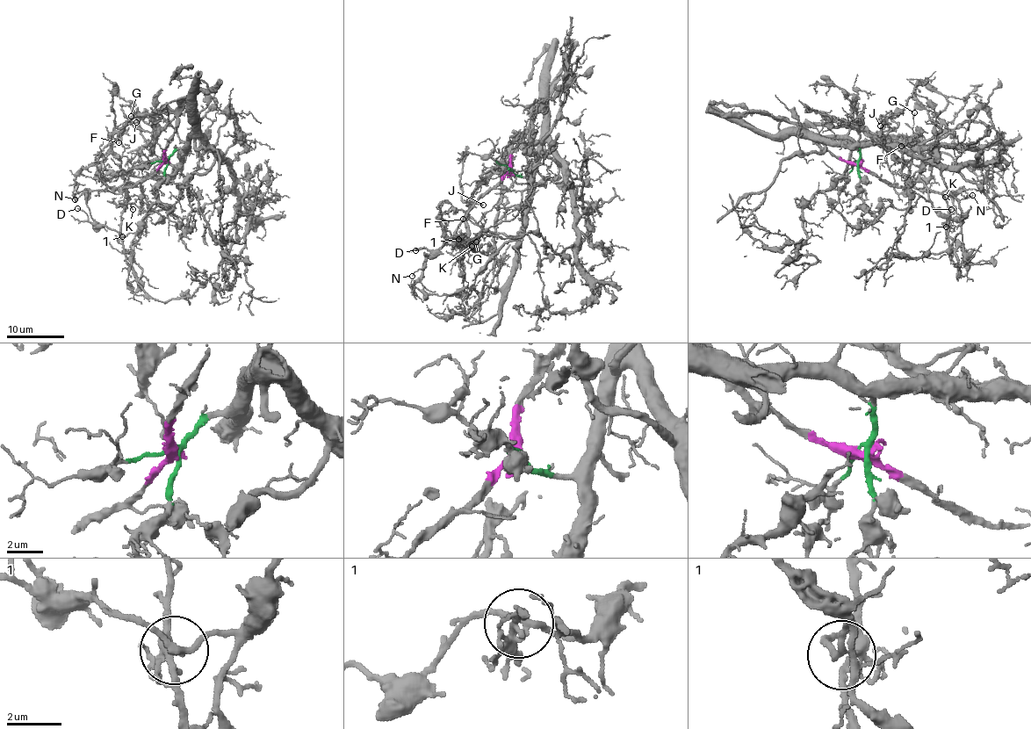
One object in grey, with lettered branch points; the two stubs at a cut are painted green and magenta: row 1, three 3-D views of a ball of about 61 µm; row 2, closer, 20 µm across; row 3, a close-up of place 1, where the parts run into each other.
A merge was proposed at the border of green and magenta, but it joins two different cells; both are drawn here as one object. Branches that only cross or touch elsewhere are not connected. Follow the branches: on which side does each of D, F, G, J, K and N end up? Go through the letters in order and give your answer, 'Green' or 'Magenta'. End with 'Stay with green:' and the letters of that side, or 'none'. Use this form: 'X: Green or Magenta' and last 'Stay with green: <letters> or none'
D: Green
F: Magenta
G: Magenta
J: Magenta
K: Magenta
N: Green
Stay with green: D, N

